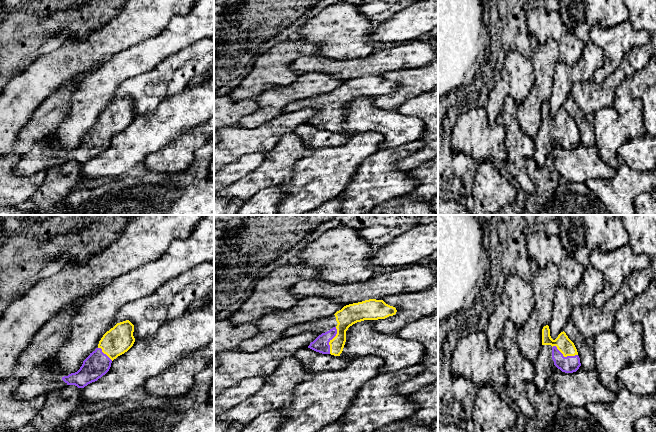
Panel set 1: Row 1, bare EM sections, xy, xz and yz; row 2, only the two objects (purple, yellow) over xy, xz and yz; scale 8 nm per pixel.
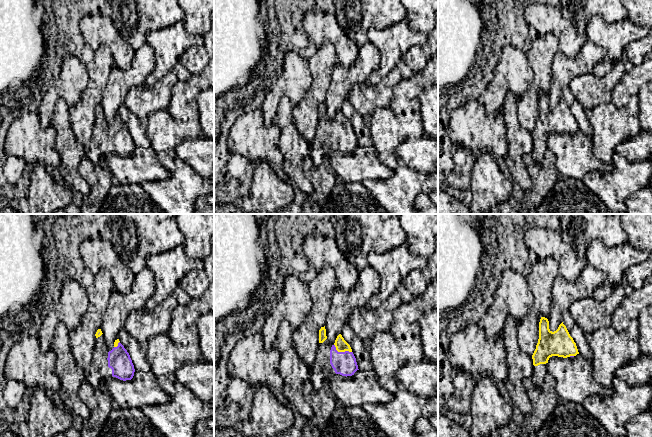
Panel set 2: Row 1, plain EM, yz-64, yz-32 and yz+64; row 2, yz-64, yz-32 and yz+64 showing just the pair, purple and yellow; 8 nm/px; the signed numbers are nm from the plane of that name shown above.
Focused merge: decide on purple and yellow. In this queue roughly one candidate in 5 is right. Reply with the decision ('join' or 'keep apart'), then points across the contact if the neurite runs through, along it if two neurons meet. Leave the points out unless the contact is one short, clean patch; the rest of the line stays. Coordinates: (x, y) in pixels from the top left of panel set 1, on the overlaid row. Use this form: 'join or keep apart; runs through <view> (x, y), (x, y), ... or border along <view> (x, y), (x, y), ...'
join; runs through xz (321, 344), (327, 343), (331, 339), (340, 330), (348, 315)

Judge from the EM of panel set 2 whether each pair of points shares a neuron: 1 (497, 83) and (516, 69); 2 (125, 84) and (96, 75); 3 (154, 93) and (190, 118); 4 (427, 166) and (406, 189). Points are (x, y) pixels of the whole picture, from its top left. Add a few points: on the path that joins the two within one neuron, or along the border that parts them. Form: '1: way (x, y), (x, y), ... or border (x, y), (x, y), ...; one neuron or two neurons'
1: way (502, 82), (511, 74); one neuron
2: border (114, 65), (110, 71), (108, 82), (100, 101); two neurons
3: border (166, 107), (153, 111), (146, 120); two neurons
4: border (401, 159), (408, 166), (427, 174); two neurons

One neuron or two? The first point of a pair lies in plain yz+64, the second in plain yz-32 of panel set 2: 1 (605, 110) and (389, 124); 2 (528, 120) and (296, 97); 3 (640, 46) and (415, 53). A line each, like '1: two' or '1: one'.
1: one
2: two
3: one

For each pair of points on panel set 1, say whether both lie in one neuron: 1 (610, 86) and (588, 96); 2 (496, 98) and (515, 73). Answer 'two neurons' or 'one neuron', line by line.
1: one neuron
2: one neuron

